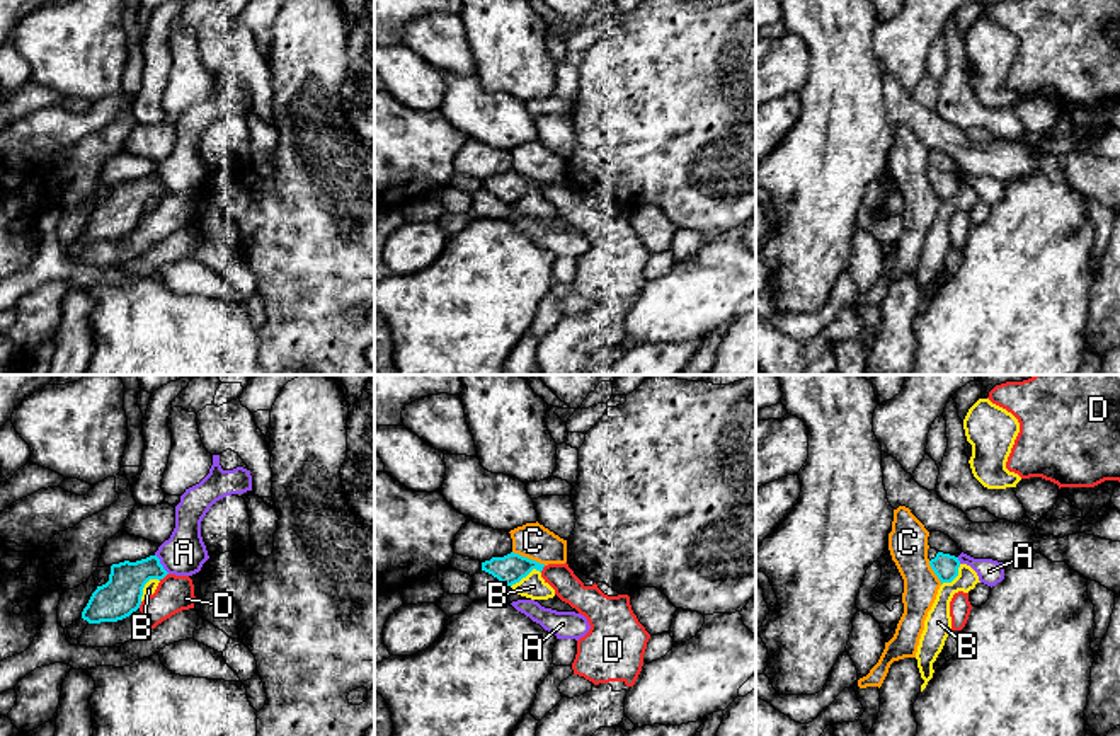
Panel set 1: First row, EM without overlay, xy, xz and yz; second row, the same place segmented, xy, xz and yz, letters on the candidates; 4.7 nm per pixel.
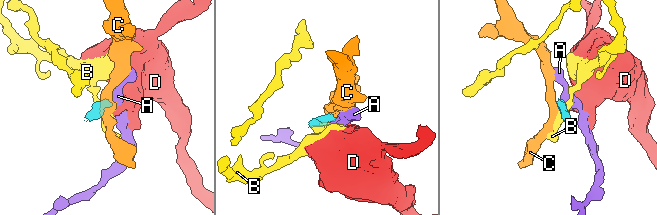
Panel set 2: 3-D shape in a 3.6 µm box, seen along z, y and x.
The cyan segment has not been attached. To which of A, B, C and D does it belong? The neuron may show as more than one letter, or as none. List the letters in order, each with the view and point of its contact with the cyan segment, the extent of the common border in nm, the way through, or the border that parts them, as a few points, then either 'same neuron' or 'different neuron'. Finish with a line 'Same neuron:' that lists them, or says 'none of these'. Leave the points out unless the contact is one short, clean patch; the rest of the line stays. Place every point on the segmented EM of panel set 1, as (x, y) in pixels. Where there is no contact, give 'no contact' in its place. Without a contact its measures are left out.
A: contact xy (160, 564); length 120 nm; border xy (155, 554), (169, 573); different neuron
B: contact xy (143, 586); length 140 nm; border xy (157, 578), (145, 585), (140, 600); different neuron
C: contact xz (530, 559); length 170 nm; border xz (513, 551), (545, 564); different neuron
D: contact xy (162, 578); length 60 nm; border xy (167, 573), (159, 580); different neuron
Same neuron: none of these

